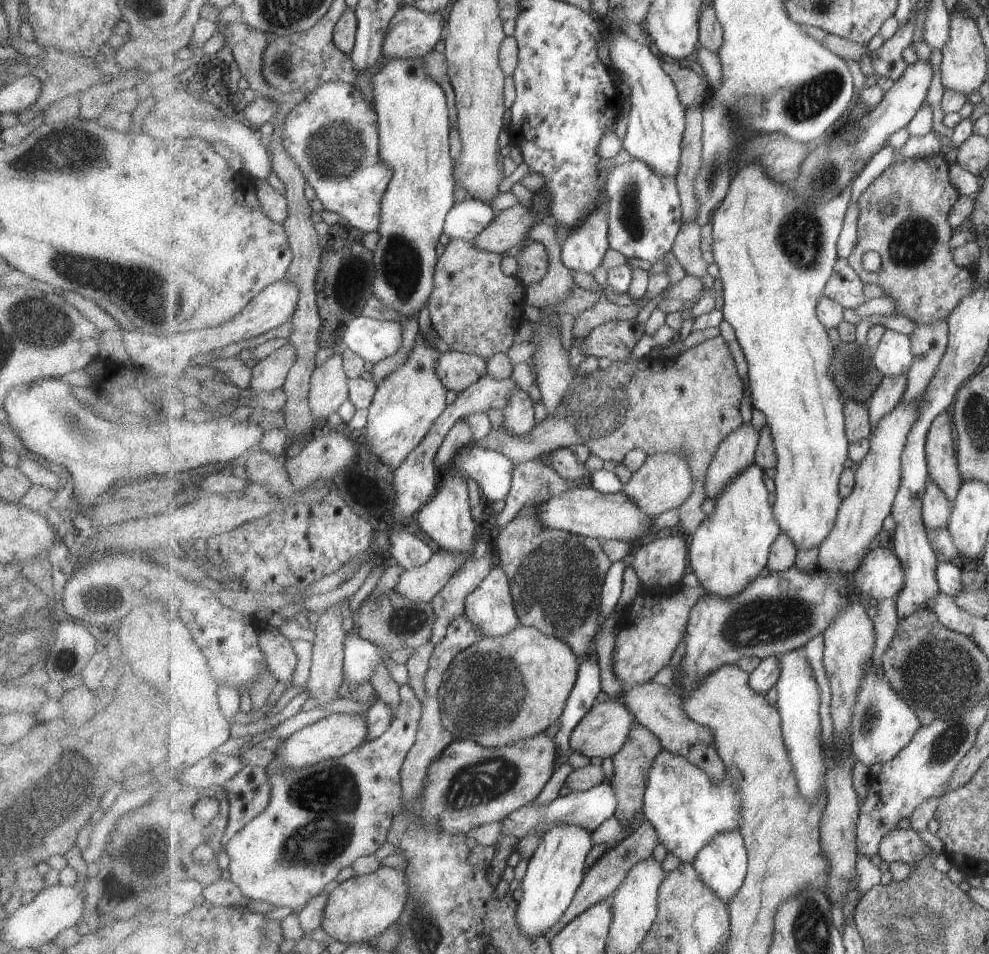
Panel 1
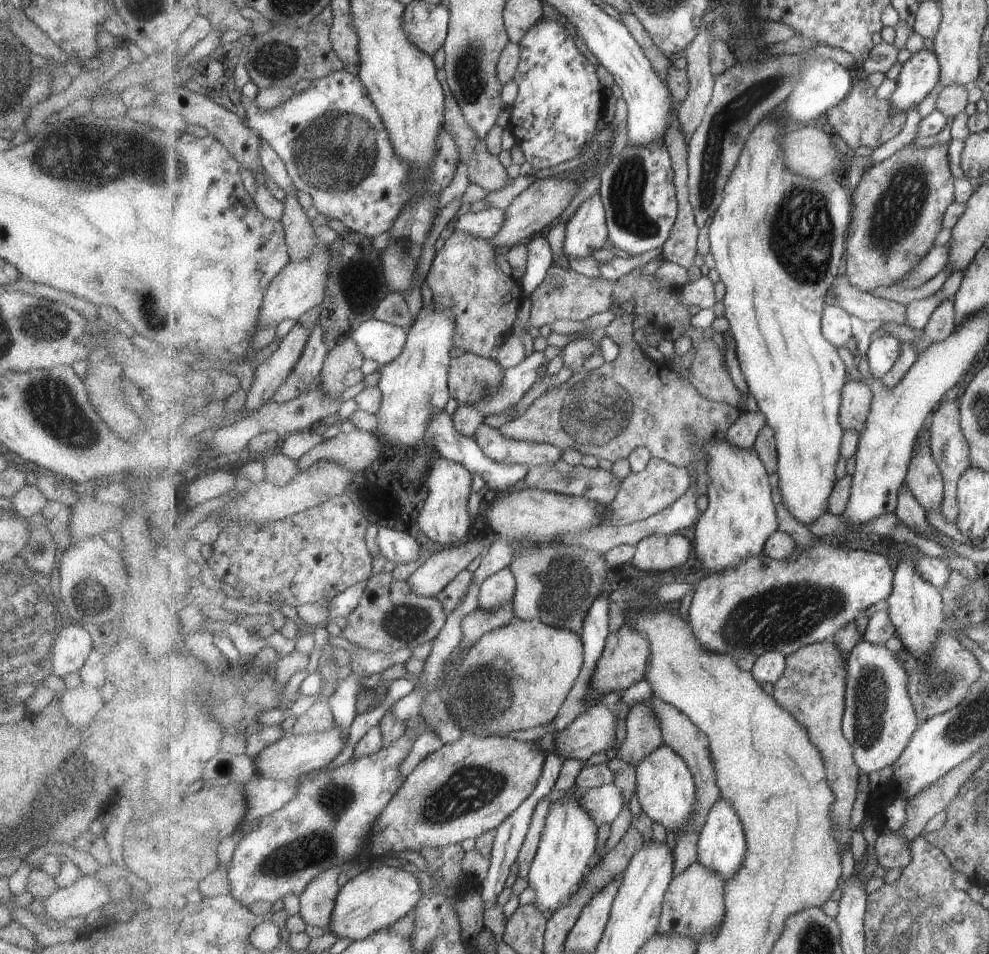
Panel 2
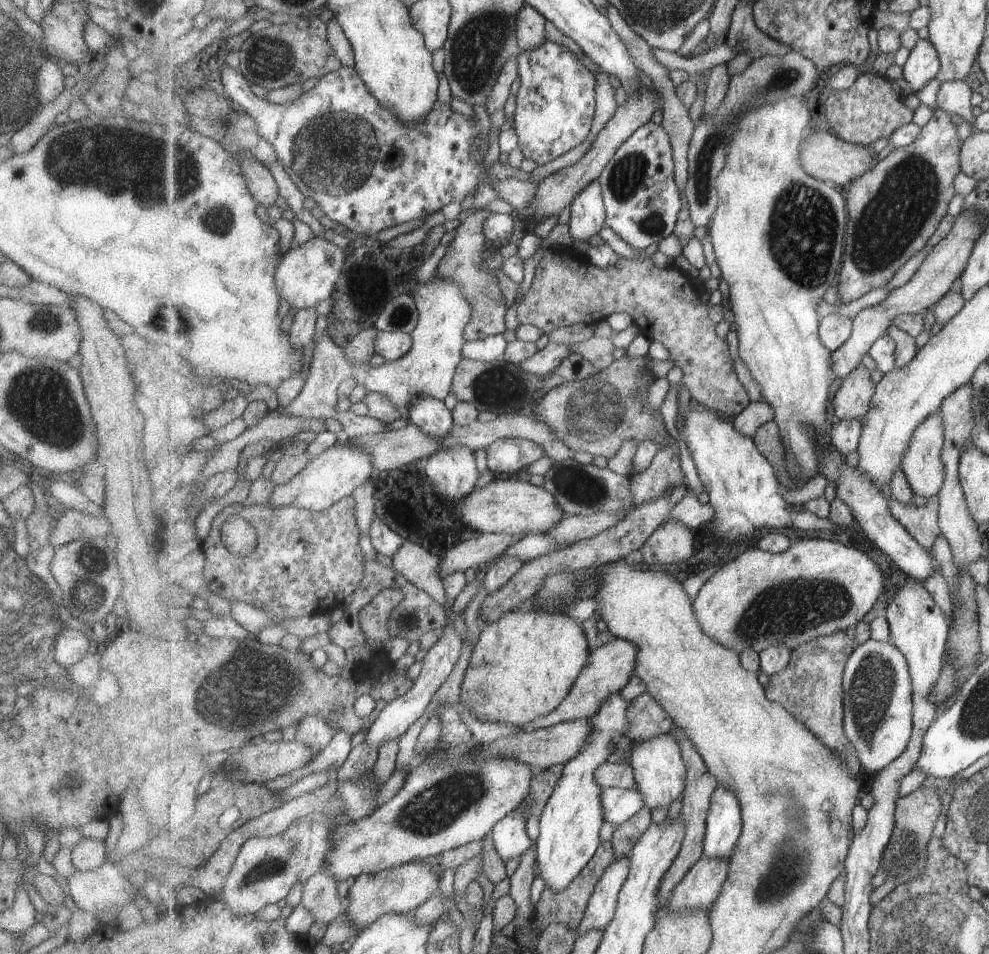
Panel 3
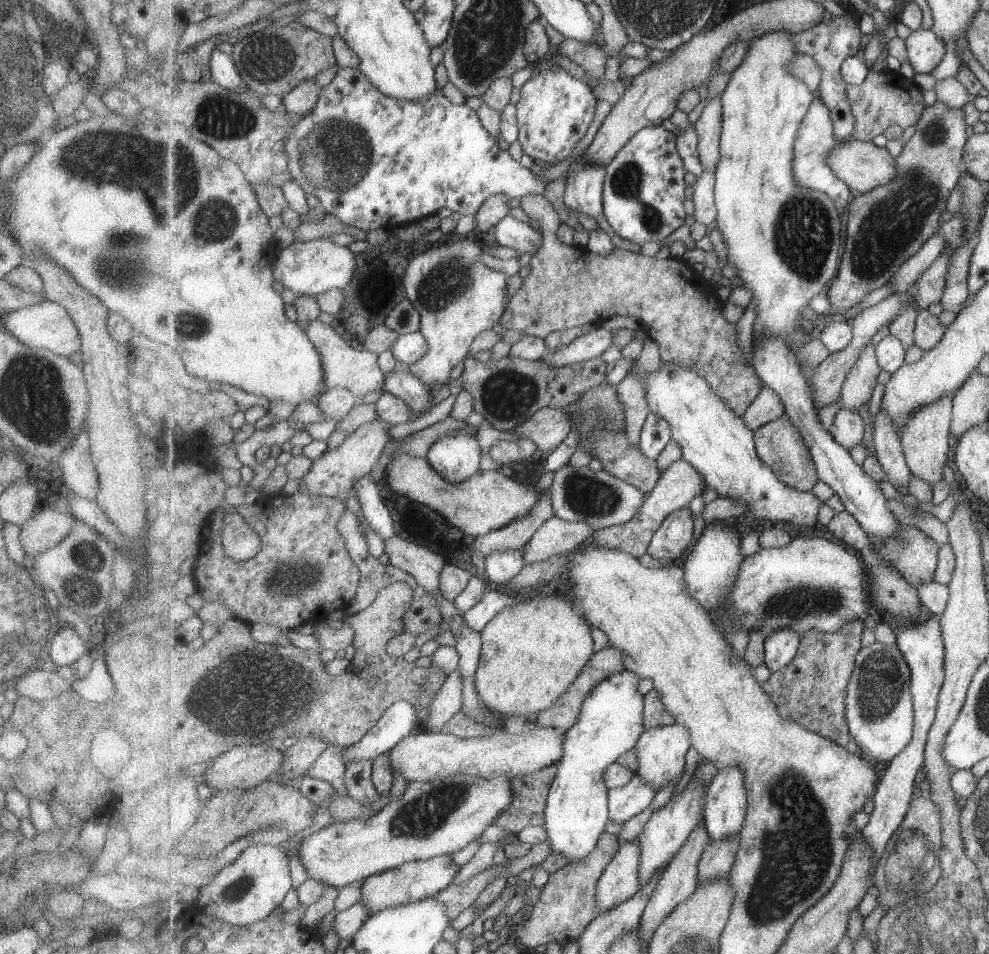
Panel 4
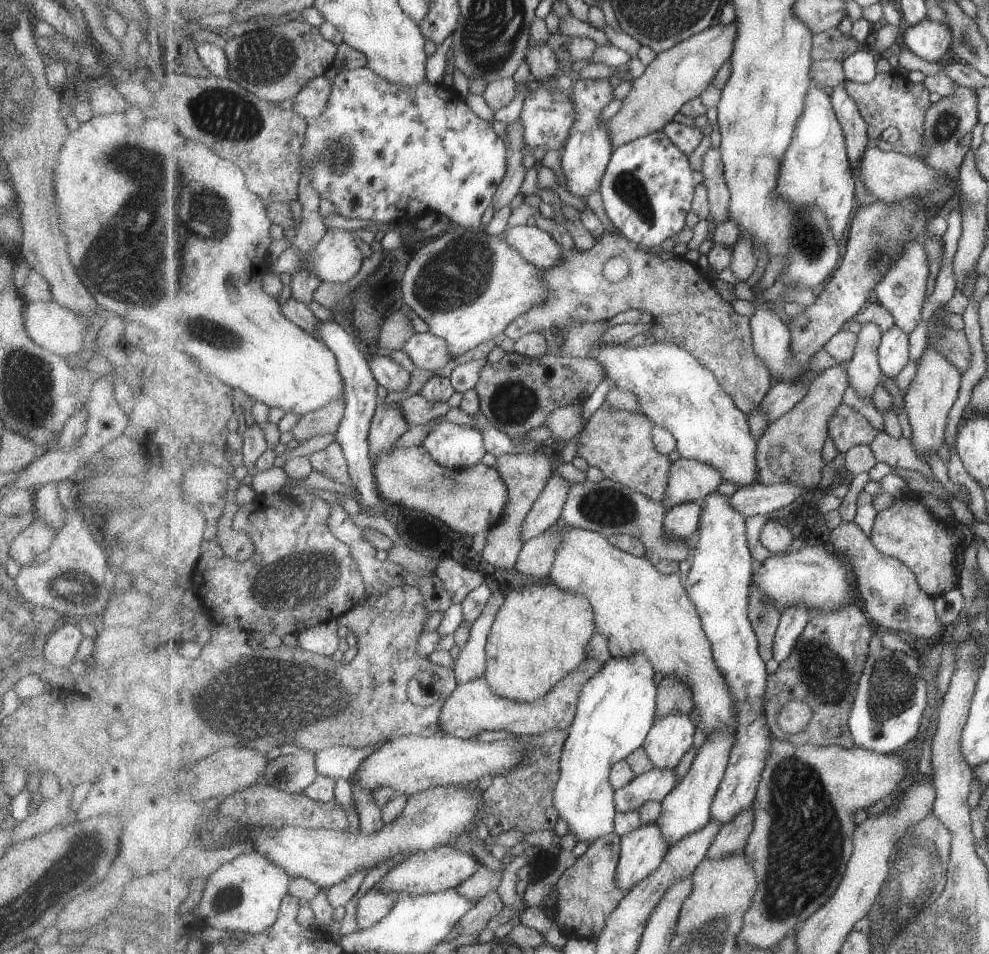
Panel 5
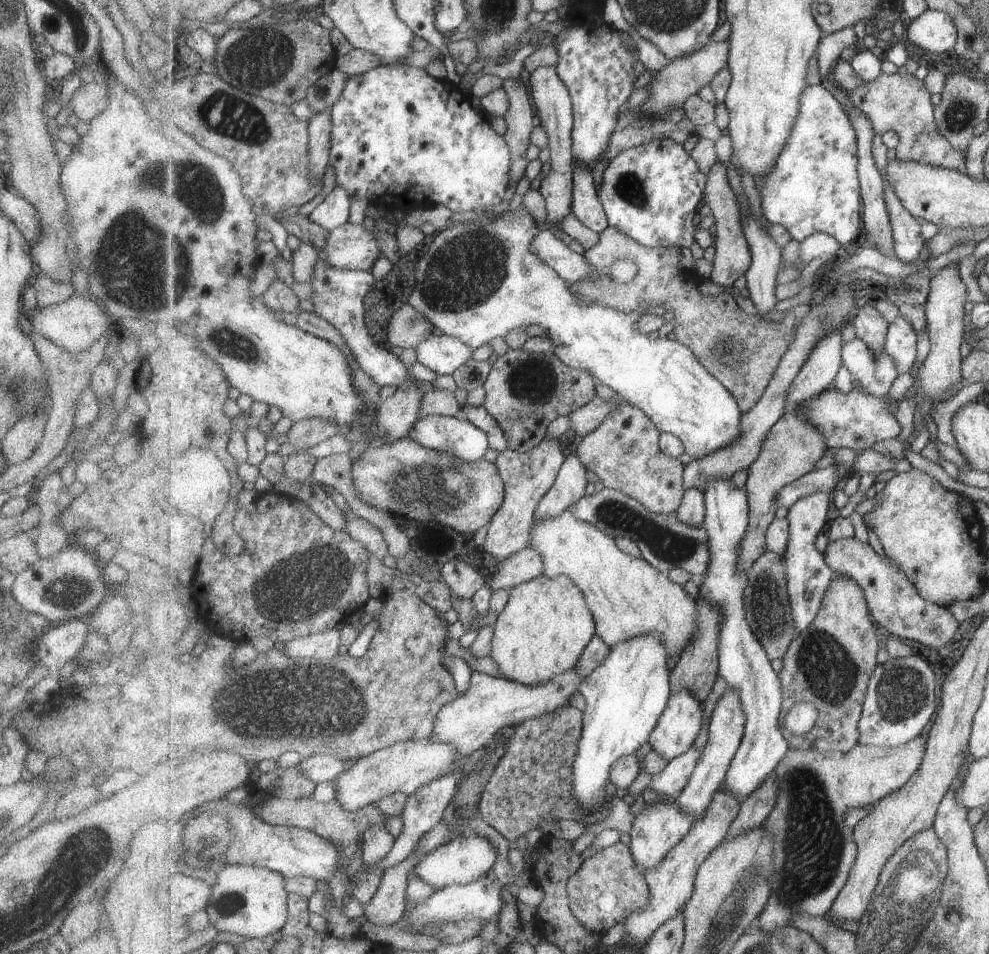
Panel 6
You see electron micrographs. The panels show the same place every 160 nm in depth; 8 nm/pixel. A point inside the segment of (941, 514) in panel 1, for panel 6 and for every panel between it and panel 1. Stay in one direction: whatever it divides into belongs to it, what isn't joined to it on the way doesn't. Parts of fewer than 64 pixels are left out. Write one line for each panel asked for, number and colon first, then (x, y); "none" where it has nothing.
2: (925, 479)
3: (923, 464)
4: (925, 439)
5: (935, 388)
6: (940, 377)

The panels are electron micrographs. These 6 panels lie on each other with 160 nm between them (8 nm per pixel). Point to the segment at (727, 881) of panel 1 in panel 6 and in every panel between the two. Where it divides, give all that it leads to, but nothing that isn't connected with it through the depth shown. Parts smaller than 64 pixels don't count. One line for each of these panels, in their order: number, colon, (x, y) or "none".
2: (722, 846)
3: (724, 824)
4: (726, 808)
5: (719, 584)
6: (745, 664)

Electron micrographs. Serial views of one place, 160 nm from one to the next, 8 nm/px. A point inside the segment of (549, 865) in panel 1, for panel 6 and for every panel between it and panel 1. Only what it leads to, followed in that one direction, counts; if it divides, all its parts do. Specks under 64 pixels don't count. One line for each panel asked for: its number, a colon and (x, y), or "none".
2: (569, 843)
3: (569, 836)
4: (611, 722)
5: (618, 707)
6: (628, 693)

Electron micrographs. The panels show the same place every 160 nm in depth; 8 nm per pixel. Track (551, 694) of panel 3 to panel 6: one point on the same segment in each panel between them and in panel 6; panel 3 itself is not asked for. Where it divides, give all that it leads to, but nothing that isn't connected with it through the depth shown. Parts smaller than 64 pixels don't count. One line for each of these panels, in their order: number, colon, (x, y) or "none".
4: (532, 651)
5: (540, 635)
6: (547, 624)

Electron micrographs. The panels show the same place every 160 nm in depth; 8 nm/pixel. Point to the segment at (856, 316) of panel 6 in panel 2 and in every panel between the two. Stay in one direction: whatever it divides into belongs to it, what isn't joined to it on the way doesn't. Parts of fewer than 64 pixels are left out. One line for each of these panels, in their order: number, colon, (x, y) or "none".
2: (857, 397)
3: (853, 398)
4: (860, 383)
5: (865, 369)

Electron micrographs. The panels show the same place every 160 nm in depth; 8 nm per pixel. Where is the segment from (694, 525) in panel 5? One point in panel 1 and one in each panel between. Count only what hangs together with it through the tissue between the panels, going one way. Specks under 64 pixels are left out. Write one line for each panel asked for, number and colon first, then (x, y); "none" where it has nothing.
1: (662, 562)
2: (659, 552)
3: (672, 543)
4: (674, 537)

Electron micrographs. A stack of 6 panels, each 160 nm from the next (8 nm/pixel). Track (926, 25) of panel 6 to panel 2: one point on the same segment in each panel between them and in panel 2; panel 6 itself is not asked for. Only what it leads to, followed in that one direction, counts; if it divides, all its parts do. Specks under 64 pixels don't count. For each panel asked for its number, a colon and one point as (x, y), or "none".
2: (920, 73)
3: (923, 64)
4: (925, 48)
5: (930, 39)

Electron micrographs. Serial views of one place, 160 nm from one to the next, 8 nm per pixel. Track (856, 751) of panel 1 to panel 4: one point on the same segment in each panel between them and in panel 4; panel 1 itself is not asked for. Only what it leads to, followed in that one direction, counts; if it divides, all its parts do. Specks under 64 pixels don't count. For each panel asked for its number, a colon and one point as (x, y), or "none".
2: (880, 719)
3: (878, 702)
4: (880, 711)

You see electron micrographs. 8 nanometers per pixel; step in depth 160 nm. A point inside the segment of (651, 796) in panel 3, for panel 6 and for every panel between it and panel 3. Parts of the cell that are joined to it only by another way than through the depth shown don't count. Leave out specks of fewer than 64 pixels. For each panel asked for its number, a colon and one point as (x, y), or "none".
4: (661, 750)
5: (671, 737)
6: (678, 729)

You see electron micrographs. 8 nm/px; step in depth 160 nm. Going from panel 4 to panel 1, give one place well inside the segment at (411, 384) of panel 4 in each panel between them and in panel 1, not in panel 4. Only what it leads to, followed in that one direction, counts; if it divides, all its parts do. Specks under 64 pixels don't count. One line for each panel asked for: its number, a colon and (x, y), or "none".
1: (493, 471)
2: (442, 433)
3: (432, 415)

